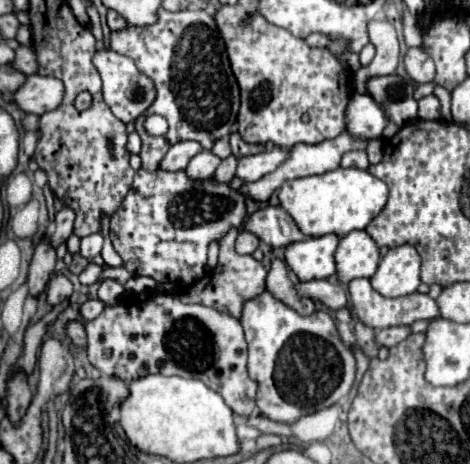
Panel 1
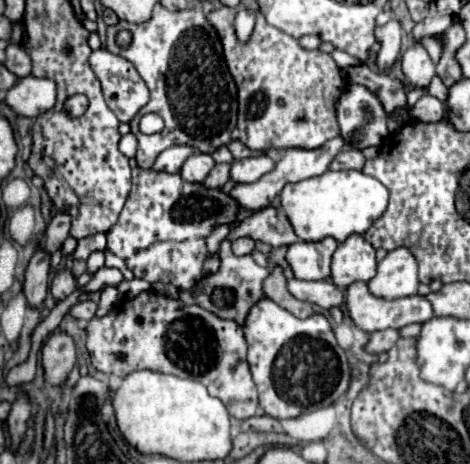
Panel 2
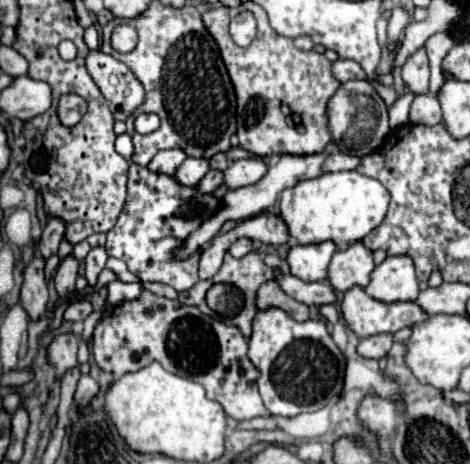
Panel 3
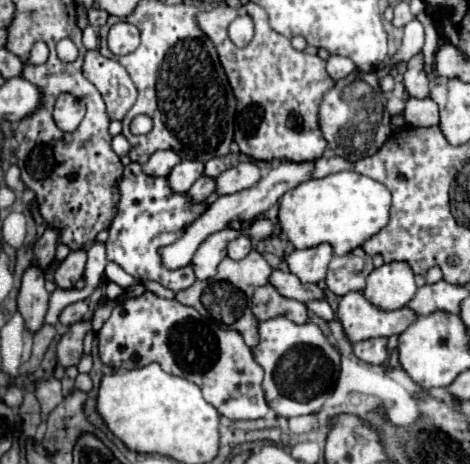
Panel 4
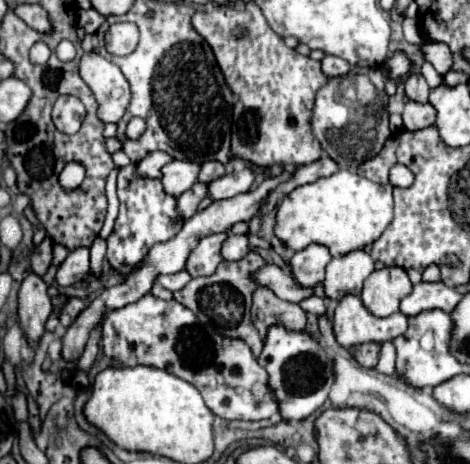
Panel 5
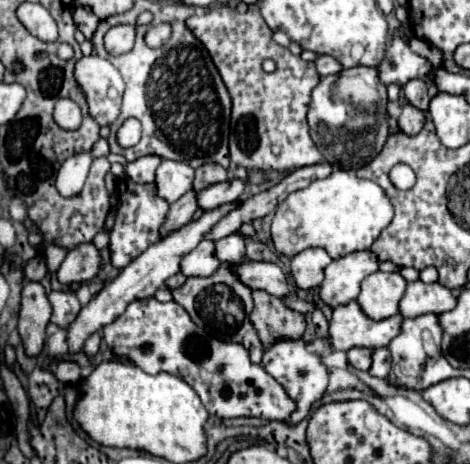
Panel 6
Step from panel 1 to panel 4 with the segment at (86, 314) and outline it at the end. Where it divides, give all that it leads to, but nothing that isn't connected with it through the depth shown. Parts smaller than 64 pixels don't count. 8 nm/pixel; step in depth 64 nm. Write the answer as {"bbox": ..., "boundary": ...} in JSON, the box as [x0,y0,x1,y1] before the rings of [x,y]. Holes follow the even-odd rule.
{"bbox":[60,302,90,326],"boundary":[[[74,302],[74,304],[70,304],[70,306],[66,306],[66,308],[62,310],[60,322],[62,322],[64,326],[72,326],[72,324],[84,320],[88,312],[90,312],[90,308],[88,308],[86,302]]]}

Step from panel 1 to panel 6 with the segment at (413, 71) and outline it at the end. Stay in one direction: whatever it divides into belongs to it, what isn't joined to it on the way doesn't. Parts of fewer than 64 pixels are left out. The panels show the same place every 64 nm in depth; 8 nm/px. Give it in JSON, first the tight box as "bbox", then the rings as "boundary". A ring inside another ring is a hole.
{"bbox":[404,80,430,110],"boundary":[[[410,80],[404,88],[404,94],[408,98],[408,102],[420,110],[428,110],[428,102],[430,102],[430,96],[428,96],[428,86],[424,80]]]}

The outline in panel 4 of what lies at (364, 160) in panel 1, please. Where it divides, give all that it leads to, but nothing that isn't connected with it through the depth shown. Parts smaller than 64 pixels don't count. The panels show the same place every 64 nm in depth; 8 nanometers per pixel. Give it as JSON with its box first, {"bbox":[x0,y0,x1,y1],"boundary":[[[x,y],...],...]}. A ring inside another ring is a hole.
{"bbox":[312,156,352,178],"boundary":[[[322,156],[316,162],[316,168],[312,172],[312,178],[324,178],[328,174],[340,172],[340,170],[348,170],[352,164],[340,156]]]}

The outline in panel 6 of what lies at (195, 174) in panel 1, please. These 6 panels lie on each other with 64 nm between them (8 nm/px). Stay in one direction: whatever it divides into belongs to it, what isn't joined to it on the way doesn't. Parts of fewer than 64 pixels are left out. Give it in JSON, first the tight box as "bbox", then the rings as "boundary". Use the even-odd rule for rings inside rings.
{"bbox":[156,160,194,202],"boundary":[[[164,160],[156,170],[156,186],[158,194],[166,198],[168,202],[174,202],[178,196],[182,196],[188,190],[188,184],[174,184],[174,176],[184,176],[186,170],[194,170],[190,164]]]}

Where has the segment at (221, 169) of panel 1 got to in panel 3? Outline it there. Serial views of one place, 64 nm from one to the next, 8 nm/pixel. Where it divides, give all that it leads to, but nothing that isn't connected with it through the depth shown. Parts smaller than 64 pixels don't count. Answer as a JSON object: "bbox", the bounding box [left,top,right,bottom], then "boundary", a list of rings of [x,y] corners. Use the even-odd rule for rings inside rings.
{"bbox":[198,170,224,194],"boundary":[[[210,170],[198,184],[198,190],[204,194],[212,194],[220,184],[224,182],[224,172],[222,170]]]}

